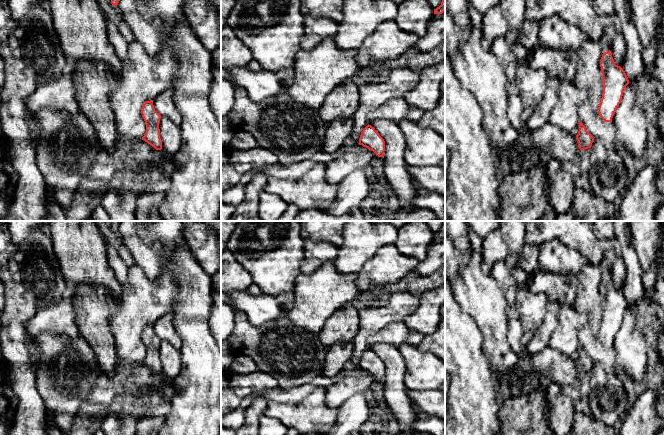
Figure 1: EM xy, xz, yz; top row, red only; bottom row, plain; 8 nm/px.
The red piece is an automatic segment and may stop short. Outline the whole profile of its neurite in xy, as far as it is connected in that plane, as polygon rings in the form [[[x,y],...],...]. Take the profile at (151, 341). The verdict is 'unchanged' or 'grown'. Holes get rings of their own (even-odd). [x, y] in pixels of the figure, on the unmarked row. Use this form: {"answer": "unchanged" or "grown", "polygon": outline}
{"answer": "unchanged", "polygon": [[[153,324],[144,326],[141,332],[141,338],[146,348],[146,356],[142,364],[150,368],[156,374],[162,373],[162,364],[160,362],[160,343],[161,339],[155,334]]]}

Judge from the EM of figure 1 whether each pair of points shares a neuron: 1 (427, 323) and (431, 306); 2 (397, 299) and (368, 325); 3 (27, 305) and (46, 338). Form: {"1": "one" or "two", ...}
{"1": "one", "2": "one", "3": "two"}

